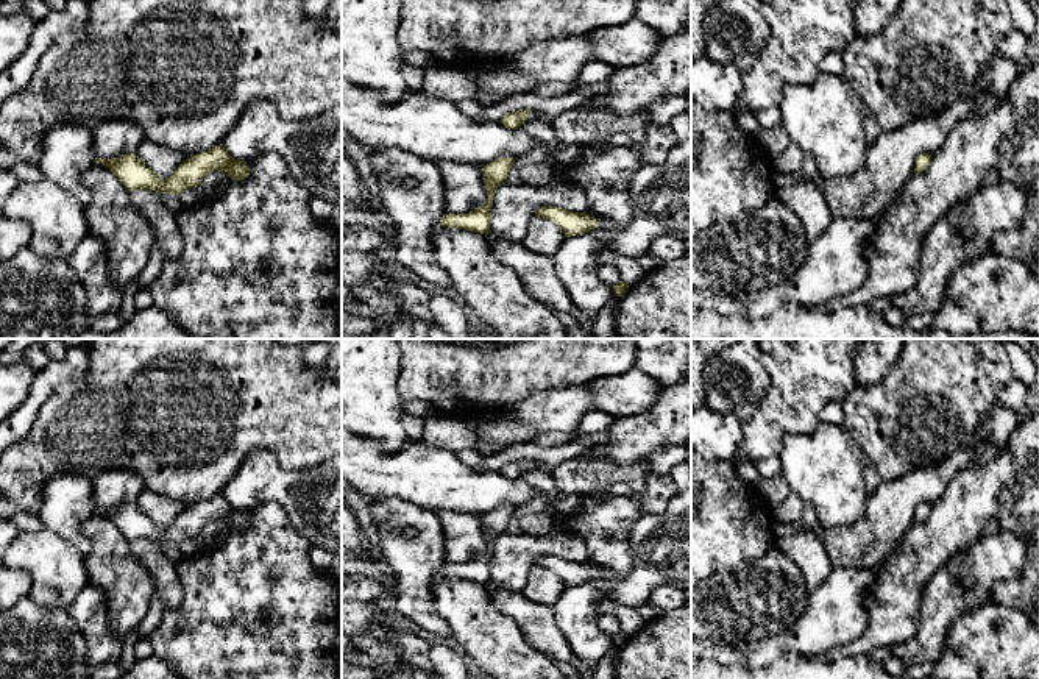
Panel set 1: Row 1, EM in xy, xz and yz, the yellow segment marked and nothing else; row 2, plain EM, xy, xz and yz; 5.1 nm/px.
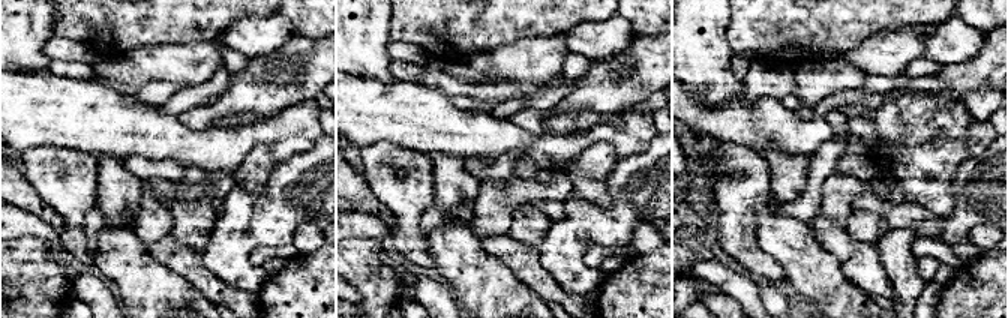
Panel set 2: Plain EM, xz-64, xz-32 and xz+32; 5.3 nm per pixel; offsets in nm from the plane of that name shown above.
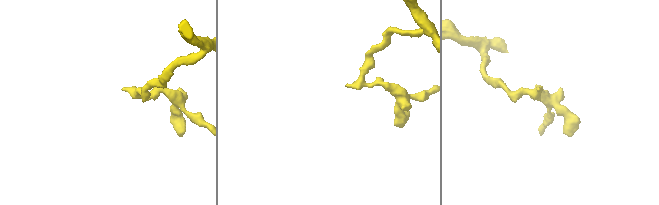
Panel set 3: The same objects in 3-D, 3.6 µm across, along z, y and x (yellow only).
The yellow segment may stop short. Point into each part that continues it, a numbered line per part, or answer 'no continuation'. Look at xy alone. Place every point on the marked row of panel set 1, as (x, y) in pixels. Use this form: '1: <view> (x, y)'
no continuation

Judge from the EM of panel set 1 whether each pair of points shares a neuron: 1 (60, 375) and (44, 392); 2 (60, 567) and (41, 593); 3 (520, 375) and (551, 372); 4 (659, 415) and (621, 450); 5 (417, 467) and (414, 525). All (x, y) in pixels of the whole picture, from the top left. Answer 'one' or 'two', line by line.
1: one
2: one
3: one
4: one
5: two

